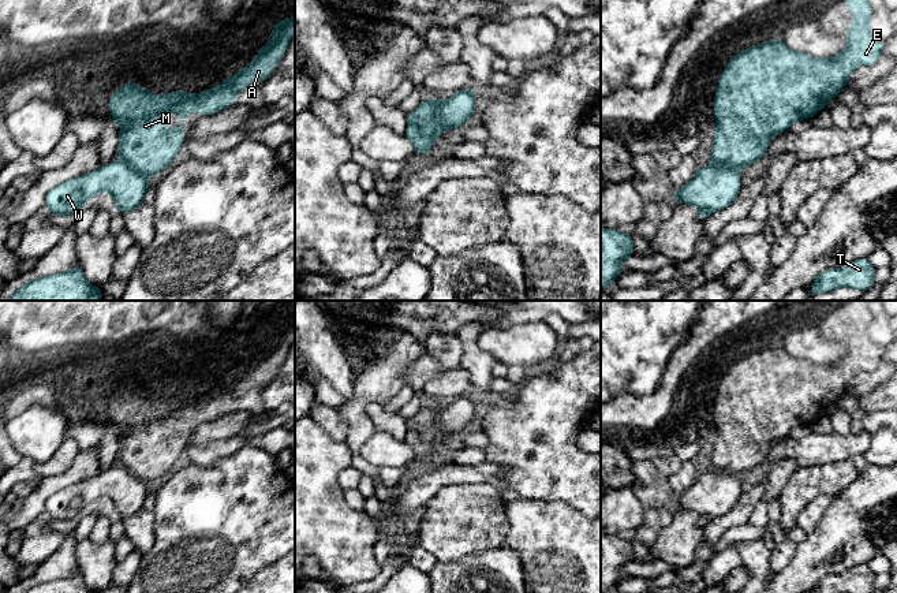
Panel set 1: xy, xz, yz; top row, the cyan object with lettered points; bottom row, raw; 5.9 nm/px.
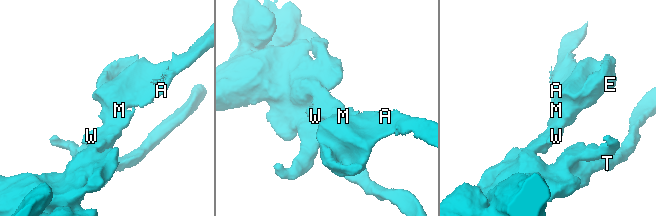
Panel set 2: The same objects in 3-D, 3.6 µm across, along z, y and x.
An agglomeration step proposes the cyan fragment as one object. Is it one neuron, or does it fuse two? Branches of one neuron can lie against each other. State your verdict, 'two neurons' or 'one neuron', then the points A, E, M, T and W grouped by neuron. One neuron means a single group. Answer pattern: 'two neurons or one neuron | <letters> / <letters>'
two neurons | A E M / T W

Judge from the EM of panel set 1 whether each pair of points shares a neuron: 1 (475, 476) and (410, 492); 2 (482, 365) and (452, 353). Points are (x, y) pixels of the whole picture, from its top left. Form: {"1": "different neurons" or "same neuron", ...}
{"1": "same neuron", "2": "different neurons"}

